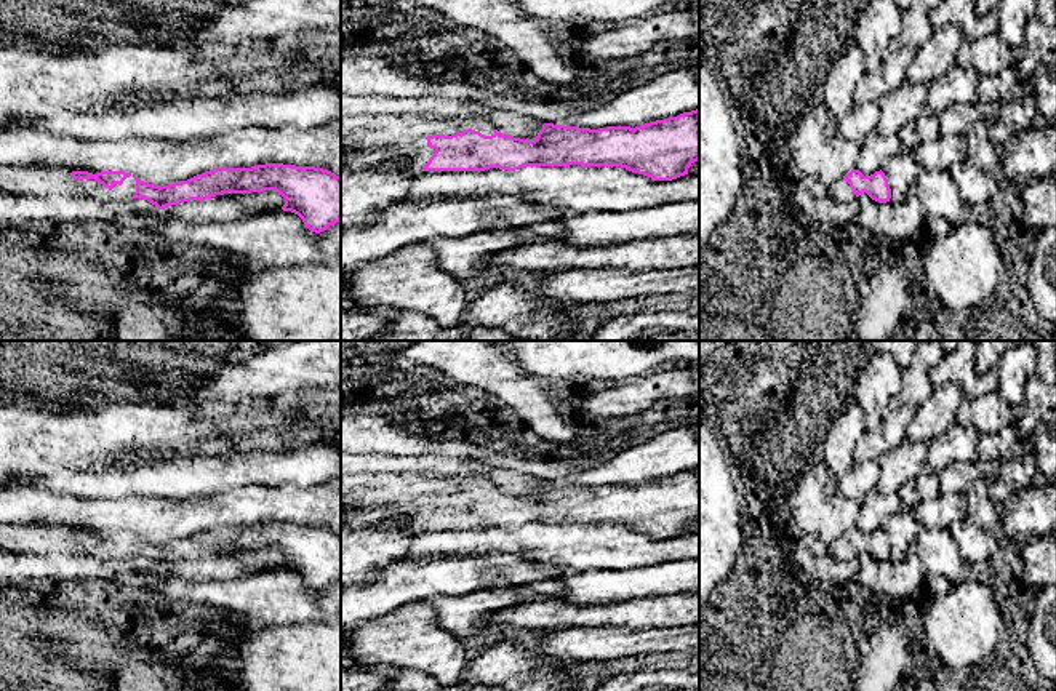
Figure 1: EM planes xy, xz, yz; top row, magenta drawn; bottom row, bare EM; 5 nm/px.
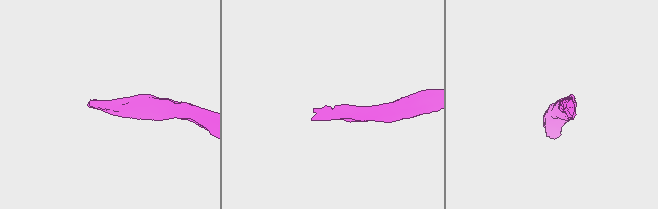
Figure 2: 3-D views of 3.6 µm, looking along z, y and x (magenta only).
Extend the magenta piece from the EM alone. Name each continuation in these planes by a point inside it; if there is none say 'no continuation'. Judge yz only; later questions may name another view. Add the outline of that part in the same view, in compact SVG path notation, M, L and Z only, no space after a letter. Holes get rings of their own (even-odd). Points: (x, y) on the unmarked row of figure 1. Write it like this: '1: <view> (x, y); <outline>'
1: yz (840, 549); M837 537L827 549L827 552L838 561L845 563L848 560L858 558L856 552L851 549L846 537Z

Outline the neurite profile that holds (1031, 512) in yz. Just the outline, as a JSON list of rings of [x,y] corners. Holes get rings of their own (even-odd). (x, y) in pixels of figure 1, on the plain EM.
[[[1056,481],[1018,489],[998,509],[997,534],[1005,544],[1013,544],[1018,553],[1030,537],[1056,541]]]

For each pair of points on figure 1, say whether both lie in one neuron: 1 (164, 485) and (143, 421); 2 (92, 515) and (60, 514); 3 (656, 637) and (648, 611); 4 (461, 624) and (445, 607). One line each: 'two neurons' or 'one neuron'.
1: two neurons
2: one neuron
3: two neurons
4: one neuron

